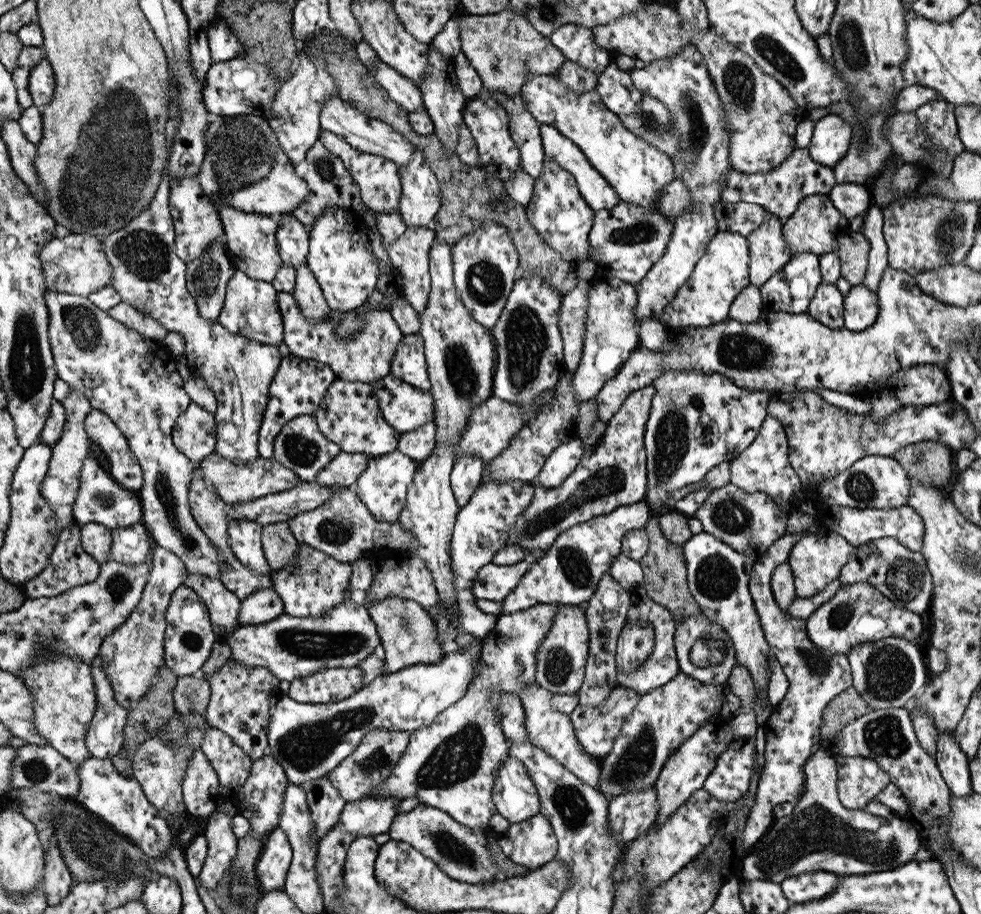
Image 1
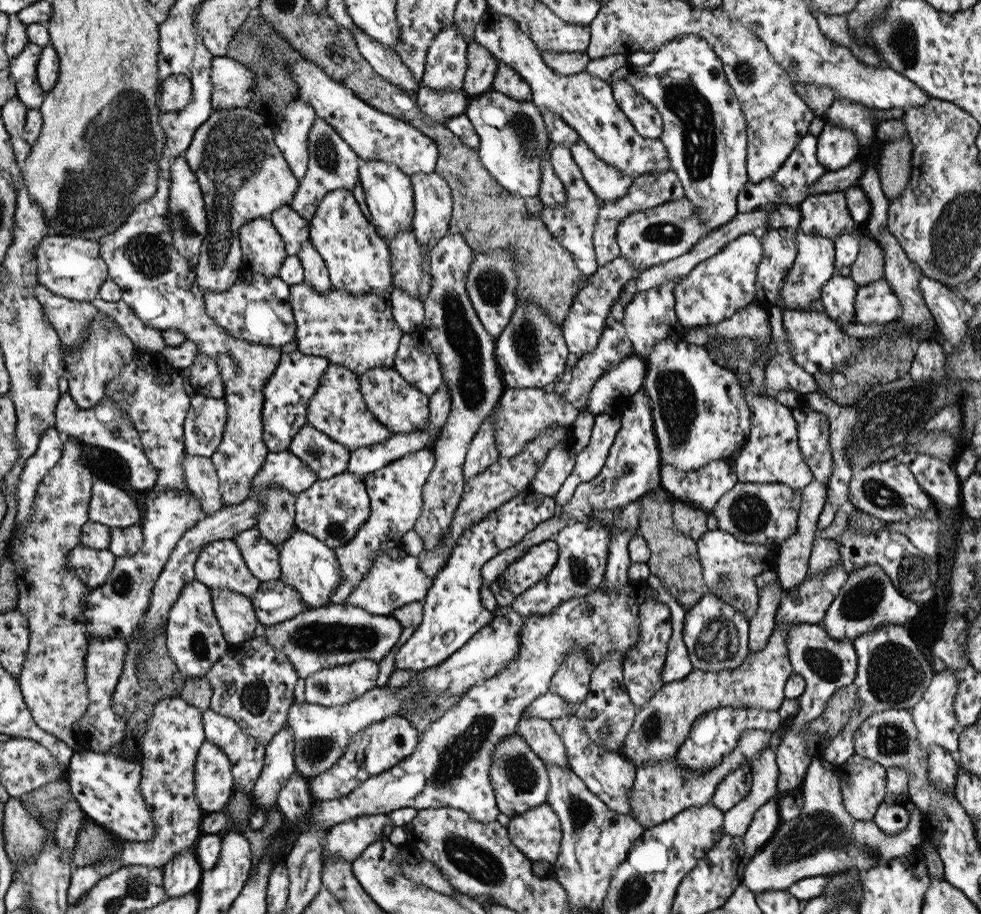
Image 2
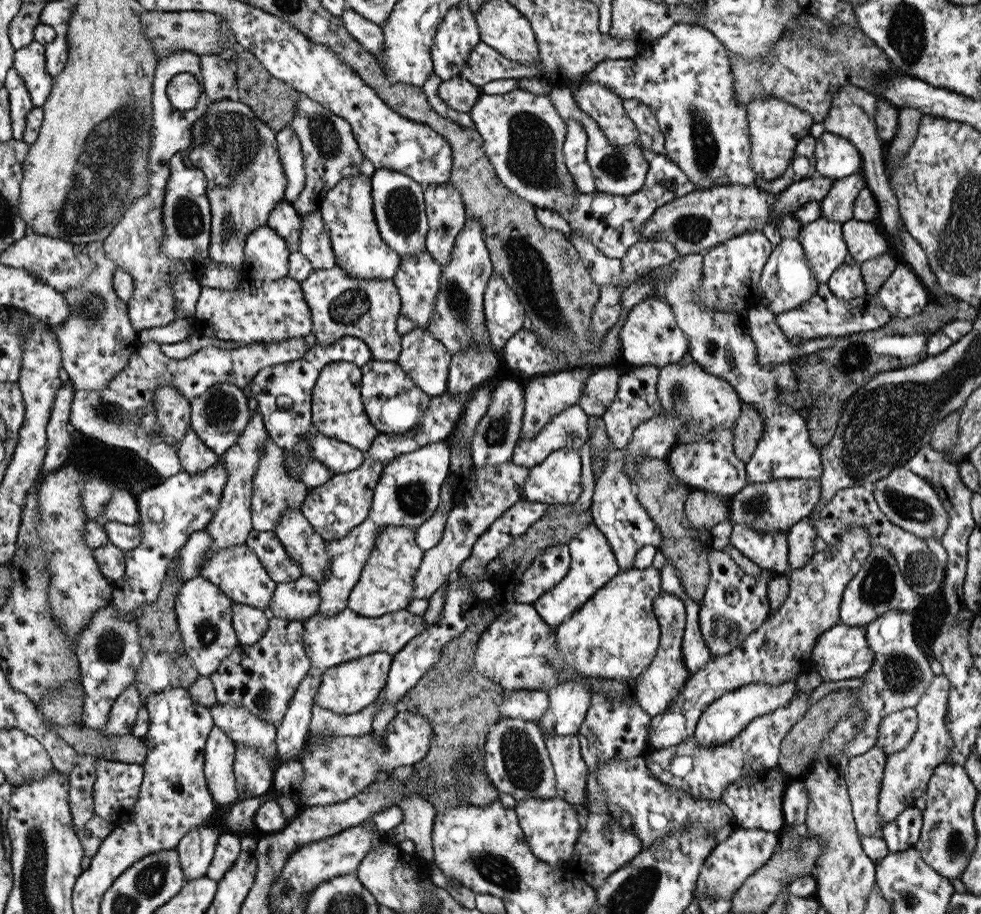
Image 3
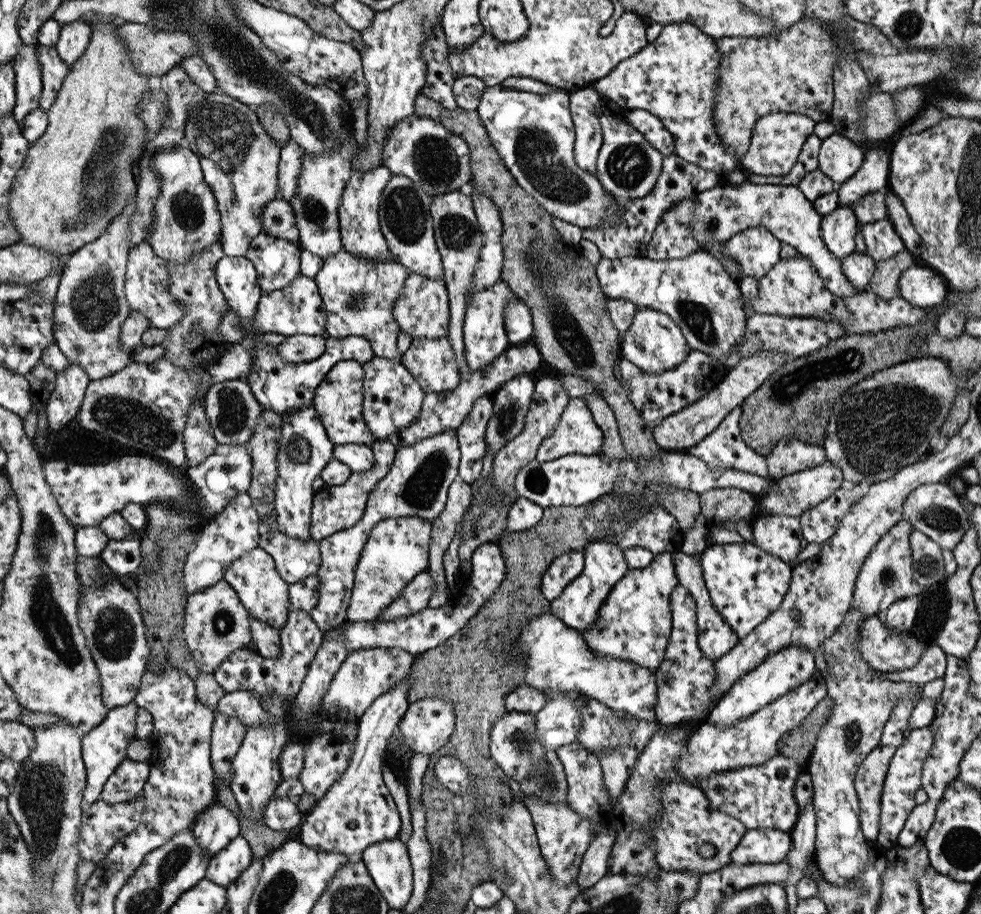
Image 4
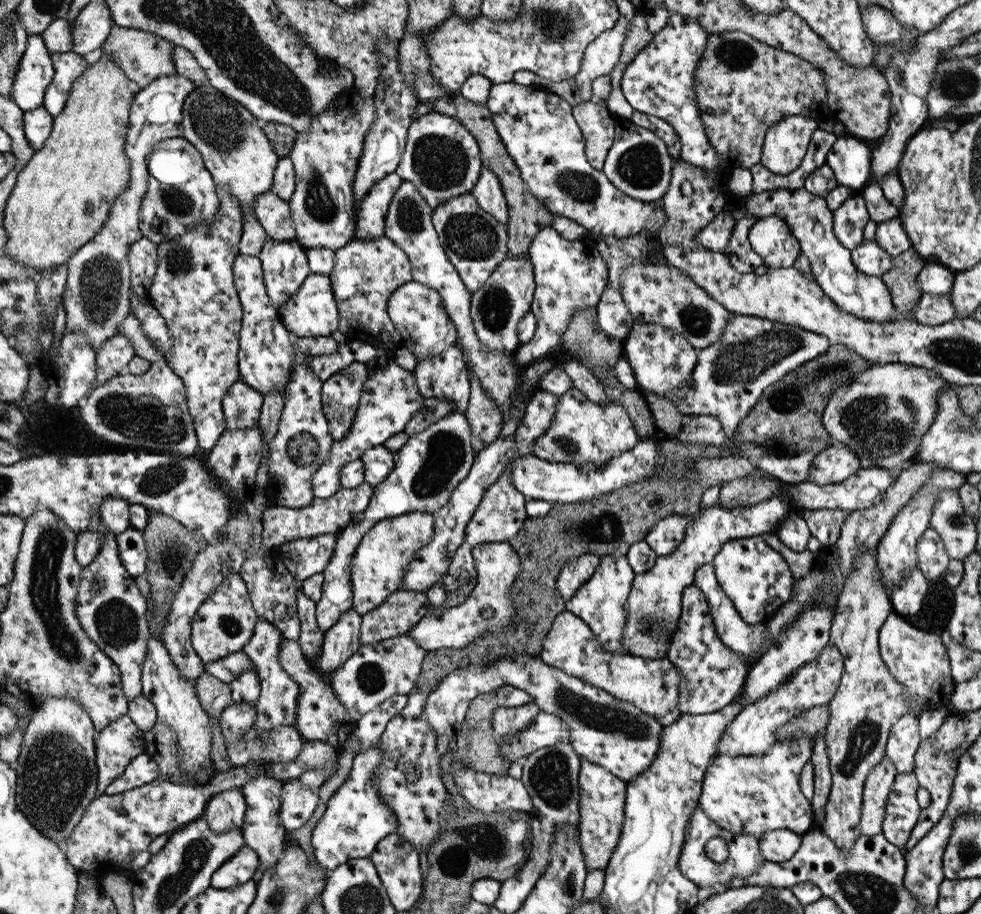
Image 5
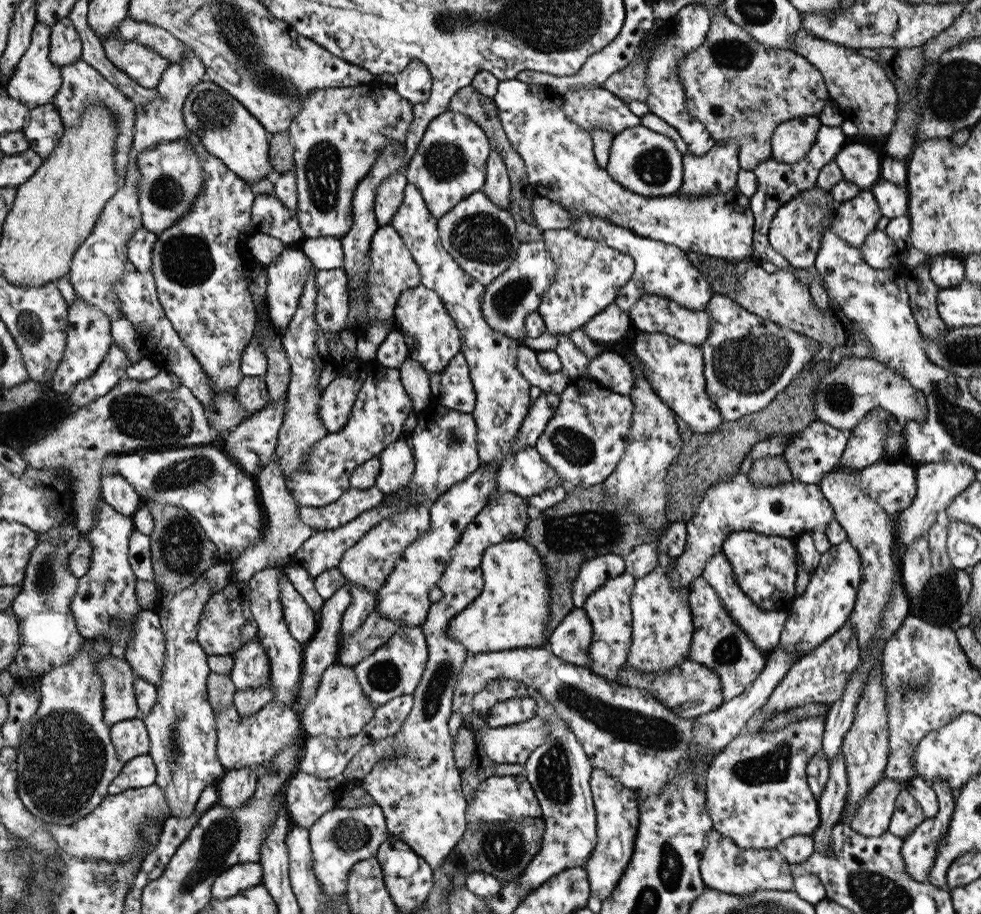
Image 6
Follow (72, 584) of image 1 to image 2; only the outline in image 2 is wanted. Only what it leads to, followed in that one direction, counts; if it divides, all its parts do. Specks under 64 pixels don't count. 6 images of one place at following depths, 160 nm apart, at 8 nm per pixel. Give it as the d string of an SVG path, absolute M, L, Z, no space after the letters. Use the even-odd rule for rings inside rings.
M80 544L72 550L69 560L71 564L67 566L72 566L71 570L75 570L76 575L81 576L83 582L94 589L105 584L117 558L108 550L98 552Z

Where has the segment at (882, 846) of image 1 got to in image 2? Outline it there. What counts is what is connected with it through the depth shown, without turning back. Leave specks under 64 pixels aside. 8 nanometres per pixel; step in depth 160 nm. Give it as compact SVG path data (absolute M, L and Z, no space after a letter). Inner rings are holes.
M821 756L812 758L808 765L802 782L802 796L804 797L804 804L801 813L792 820L780 822L772 838L766 841L766 844L757 851L746 865L742 883L754 894L767 890L787 890L789 886L799 880L817 876L826 877L845 870L856 869L865 872L881 862L908 856L912 851L920 848L925 841L923 836L925 824L922 813L917 806L910 815L908 826L894 835L886 834L873 820L852 819L841 798L837 766L832 765Z

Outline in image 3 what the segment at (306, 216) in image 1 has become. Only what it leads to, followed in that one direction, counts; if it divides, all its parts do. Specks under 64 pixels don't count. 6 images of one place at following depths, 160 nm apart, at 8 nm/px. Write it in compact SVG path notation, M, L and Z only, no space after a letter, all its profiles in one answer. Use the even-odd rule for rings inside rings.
M303 99L302 115L295 123L296 134L302 142L306 159L306 188L291 204L304 216L319 210L326 193L343 179L358 175L363 154L352 134L352 126L342 117L318 105L312 99Z

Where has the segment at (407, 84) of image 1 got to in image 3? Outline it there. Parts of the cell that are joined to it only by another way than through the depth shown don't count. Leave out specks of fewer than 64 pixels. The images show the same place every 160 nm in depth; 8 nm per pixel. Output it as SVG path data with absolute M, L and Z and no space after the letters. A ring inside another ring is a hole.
M347 7L341 16L344 23L344 29L348 31L352 38L378 58L381 64L380 56L384 48L383 27L366 20L360 16L355 10Z

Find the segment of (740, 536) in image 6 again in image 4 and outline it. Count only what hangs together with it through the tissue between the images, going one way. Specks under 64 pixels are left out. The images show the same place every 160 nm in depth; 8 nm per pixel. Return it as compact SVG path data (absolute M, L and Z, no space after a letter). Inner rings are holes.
M752 542L744 545L709 545L700 558L704 583L712 604L739 640L750 634L780 606L792 578L793 566L760 551Z

